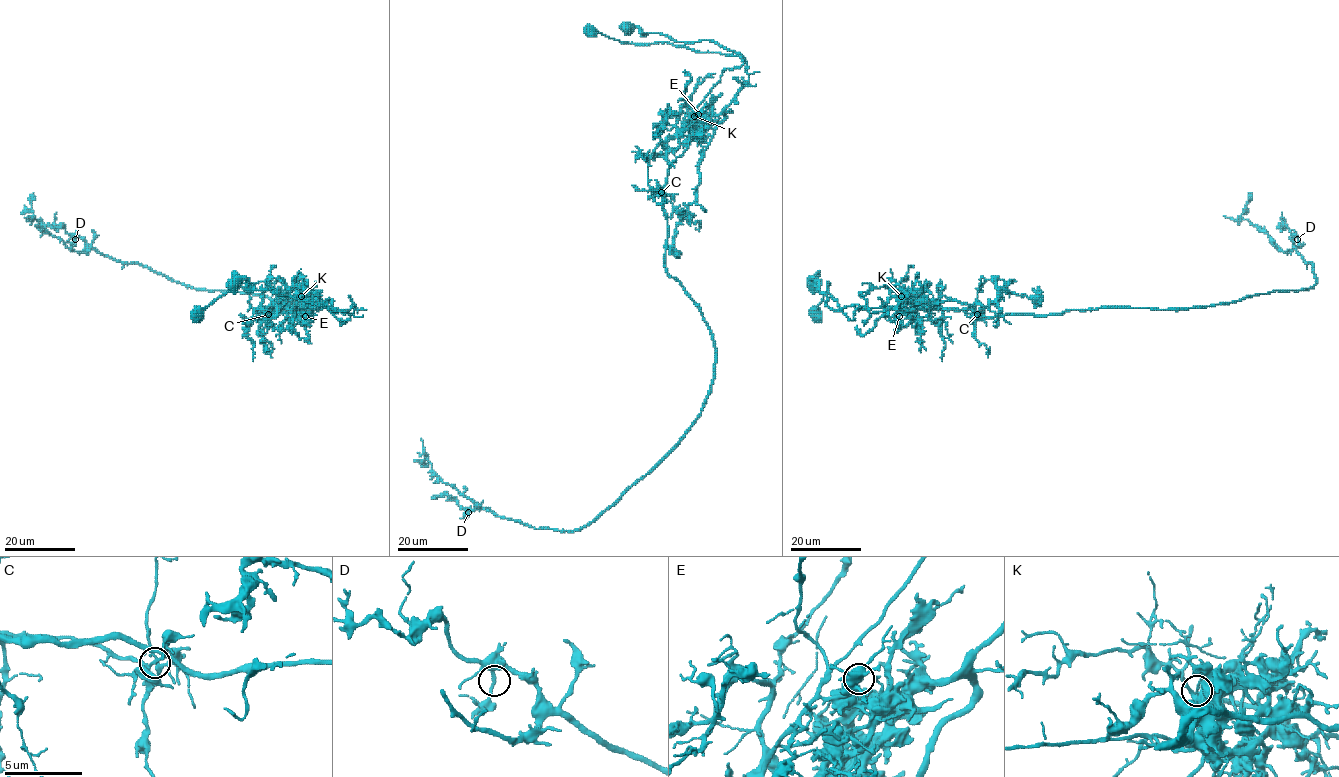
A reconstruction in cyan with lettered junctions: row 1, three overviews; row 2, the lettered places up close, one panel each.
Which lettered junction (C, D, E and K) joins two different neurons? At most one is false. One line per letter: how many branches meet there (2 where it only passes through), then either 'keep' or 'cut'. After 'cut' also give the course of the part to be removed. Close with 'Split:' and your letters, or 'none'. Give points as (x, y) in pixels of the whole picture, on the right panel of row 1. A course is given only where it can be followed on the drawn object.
C: 3 branches meet; keep
D: 2 branches meet; keep
E: 2 branches meet; keep
K: 2 branches meet; cut; foreign part runs (901, 296), (915, 306), (994, 317), (1202, 307), (1311, 288), (1313, 266), (1241, 216), (1251, 193)
Split: K

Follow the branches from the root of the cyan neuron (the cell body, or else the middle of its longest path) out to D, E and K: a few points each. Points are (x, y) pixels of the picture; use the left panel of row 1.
D: (234, 283), (245, 278), (350, 319), (282, 305), (269, 317), (322, 308), (190, 288), (75, 239)
E: (234, 283), (245, 278), (258, 290), (347, 311), (350, 319), (337, 319), (326, 308), (297, 309), (305, 316)
K: (234, 283), (245, 278), (258, 290), (336, 311), (353, 304), (356, 308), (352, 313), (328, 309), (301, 296)

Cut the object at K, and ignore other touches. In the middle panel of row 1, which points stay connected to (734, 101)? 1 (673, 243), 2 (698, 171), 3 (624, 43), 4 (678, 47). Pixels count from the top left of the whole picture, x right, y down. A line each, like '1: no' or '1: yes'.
1: yes
2: yes
3: no
4: no

